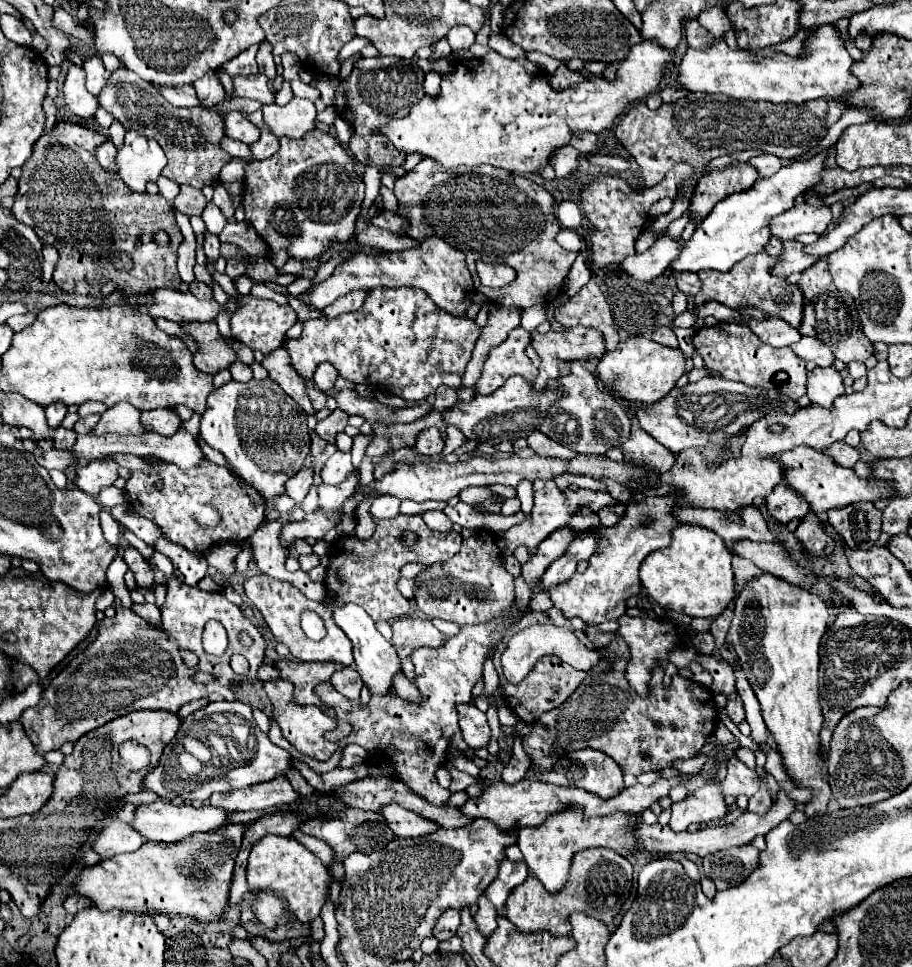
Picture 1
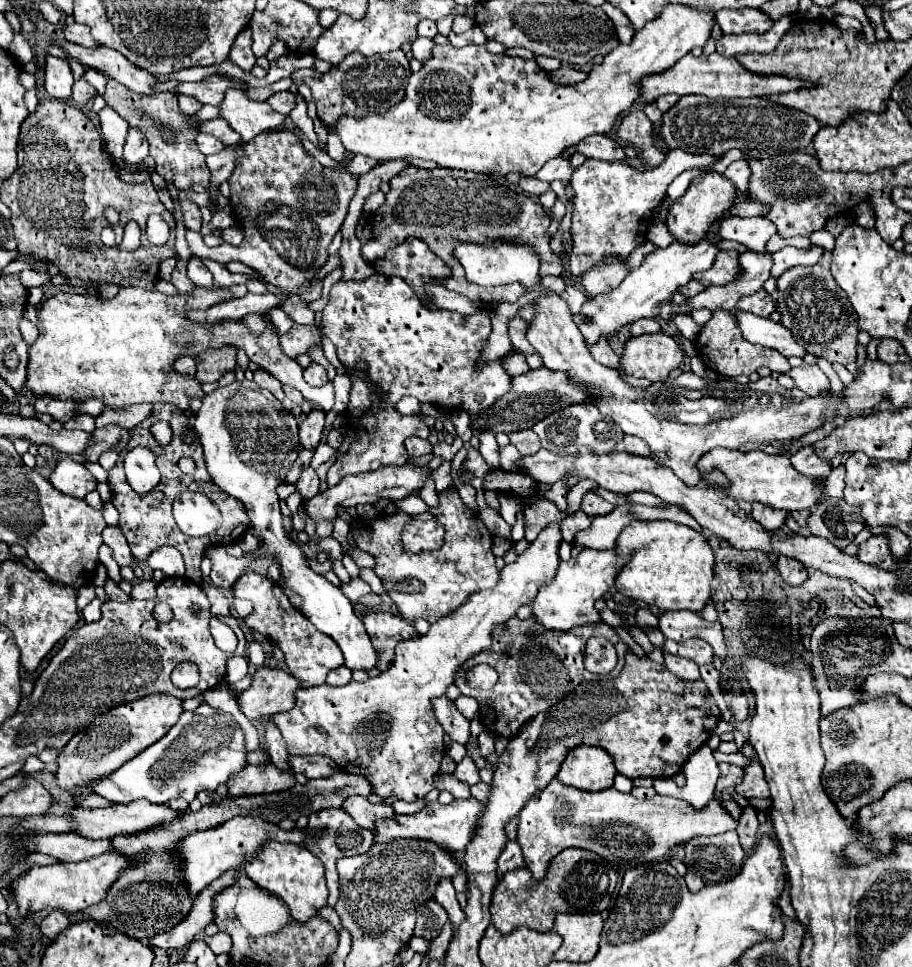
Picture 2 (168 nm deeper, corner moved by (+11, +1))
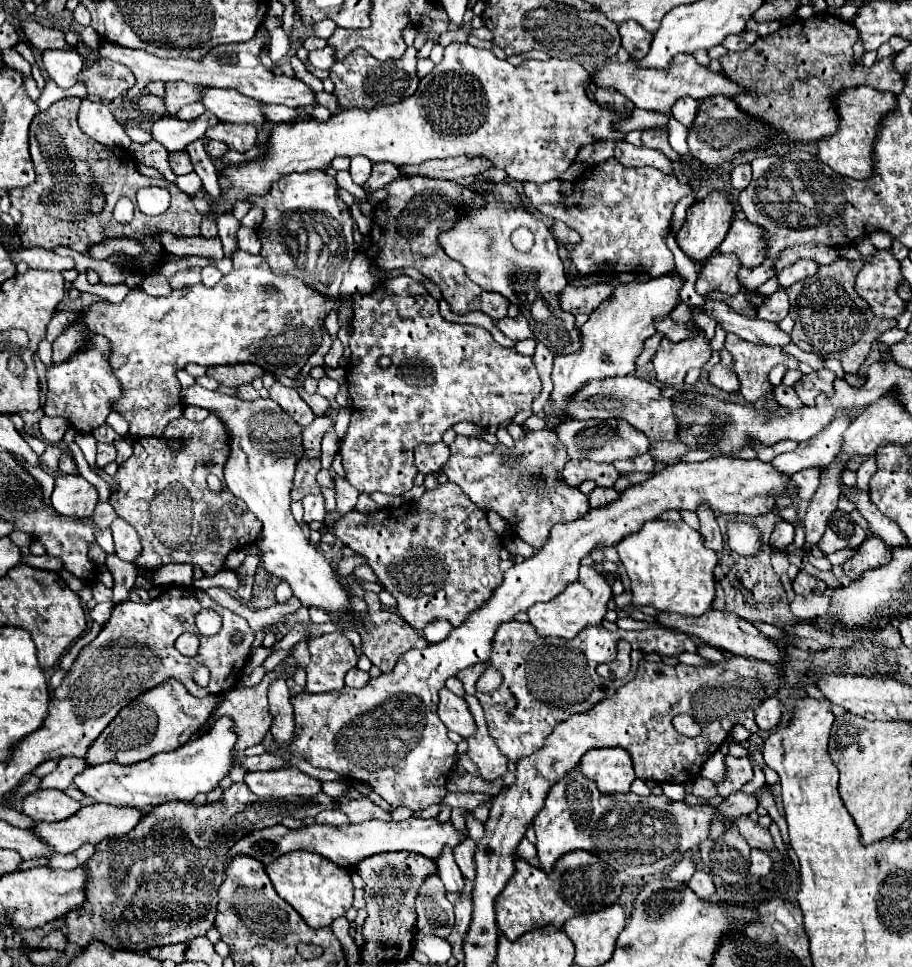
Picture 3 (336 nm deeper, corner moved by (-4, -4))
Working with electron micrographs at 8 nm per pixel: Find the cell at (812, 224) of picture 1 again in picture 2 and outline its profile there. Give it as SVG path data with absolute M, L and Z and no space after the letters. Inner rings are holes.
M725 216L717 228L717 236L721 240L733 240L743 244L751 252L763 252L767 240L777 234L775 226L767 218L735 218Z

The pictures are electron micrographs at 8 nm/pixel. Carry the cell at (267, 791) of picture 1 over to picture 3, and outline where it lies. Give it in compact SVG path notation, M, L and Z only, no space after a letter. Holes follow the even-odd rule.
M296 767L274 771L252 771L244 777L250 791L258 797L312 797L320 791L320 781Z

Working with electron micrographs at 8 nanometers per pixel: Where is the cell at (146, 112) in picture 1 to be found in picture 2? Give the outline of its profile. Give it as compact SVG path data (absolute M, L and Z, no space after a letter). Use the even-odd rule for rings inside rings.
M109 80L103 96L107 100L107 106L111 106L123 120L127 120L129 126L143 130L143 134L149 140L149 154L157 164L159 176L171 180L181 190L189 190L195 184L201 184L203 188L209 186L209 170L205 164L205 156L199 152L195 144L195 136L199 134L199 130L189 126L187 122L189 116L179 110L175 94L157 92L151 96L141 96L141 94L133 94L129 88L121 86L119 82Z

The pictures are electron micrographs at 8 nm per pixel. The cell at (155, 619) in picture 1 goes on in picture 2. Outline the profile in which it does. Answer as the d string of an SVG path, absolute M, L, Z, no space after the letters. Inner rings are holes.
M107 578L107 582L105 582L105 594L109 596L109 600L119 600L119 602L127 602L127 600L131 600L129 598L129 594L125 594L111 578Z

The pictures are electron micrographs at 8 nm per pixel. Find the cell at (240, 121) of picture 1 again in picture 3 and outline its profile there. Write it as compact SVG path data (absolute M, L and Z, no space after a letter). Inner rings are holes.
M218 123L206 131L208 139L224 141L230 149L238 153L246 153L256 145L256 127L236 127L232 123Z

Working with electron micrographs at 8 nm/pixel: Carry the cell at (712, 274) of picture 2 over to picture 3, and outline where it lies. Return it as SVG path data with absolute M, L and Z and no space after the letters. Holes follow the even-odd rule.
M720 253L710 257L698 273L696 291L700 295L706 295L708 291L718 289L728 295L736 295L740 291L738 269L740 269L740 259L736 259L736 255L732 253Z

